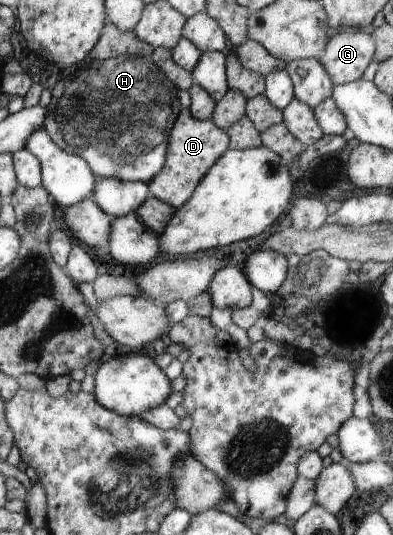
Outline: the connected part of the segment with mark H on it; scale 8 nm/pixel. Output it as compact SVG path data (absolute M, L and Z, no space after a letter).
M118 56L109 60L90 58L67 75L64 89L52 91L52 101L46 108L43 127L62 151L81 156L89 162L98 178L116 178L148 183L165 166L168 157L169 133L182 109L178 88L150 57Z

